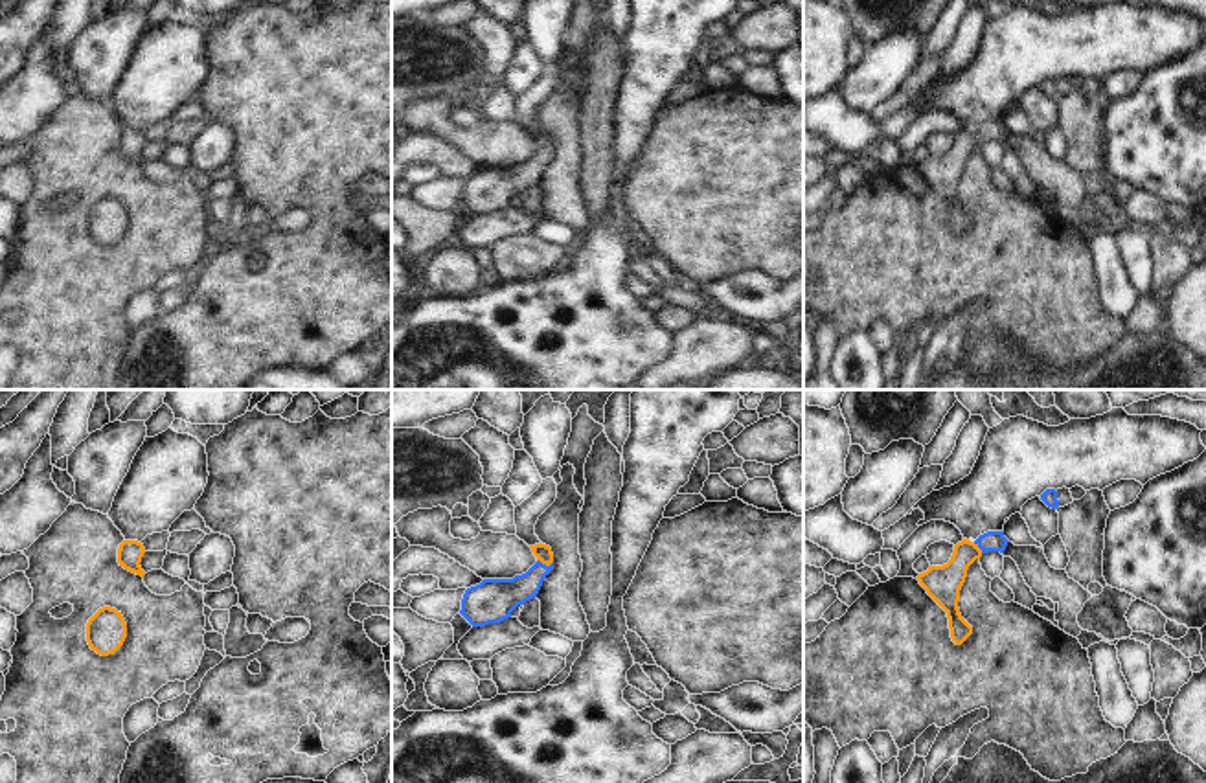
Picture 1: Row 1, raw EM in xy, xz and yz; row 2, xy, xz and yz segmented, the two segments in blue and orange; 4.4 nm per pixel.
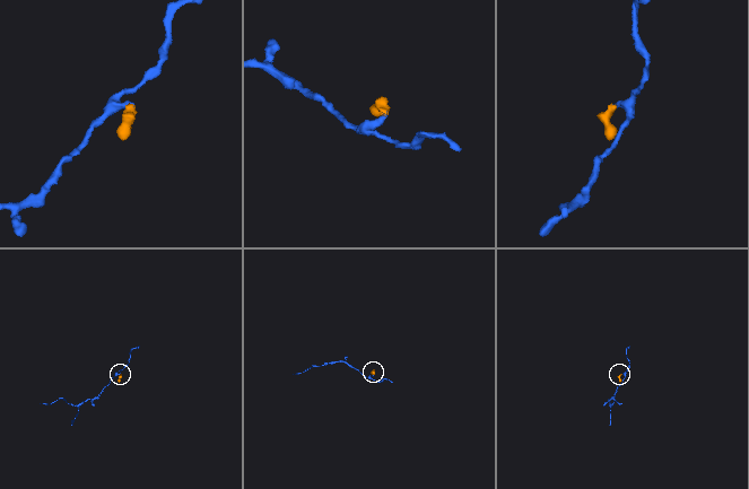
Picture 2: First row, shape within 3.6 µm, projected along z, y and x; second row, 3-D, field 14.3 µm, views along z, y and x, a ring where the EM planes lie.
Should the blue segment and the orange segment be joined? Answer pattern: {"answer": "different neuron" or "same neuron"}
{"answer": "same neuron"}

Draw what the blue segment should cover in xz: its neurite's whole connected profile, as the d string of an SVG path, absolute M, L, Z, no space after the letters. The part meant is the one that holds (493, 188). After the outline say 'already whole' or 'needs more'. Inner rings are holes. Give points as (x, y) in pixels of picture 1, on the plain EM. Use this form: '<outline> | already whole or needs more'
M546 132L529 134L537 151L513 167L484 167L465 178L460 202L472 215L485 215L511 206L511 200L537 186L542 169L553 158L553 142Z | needs more

